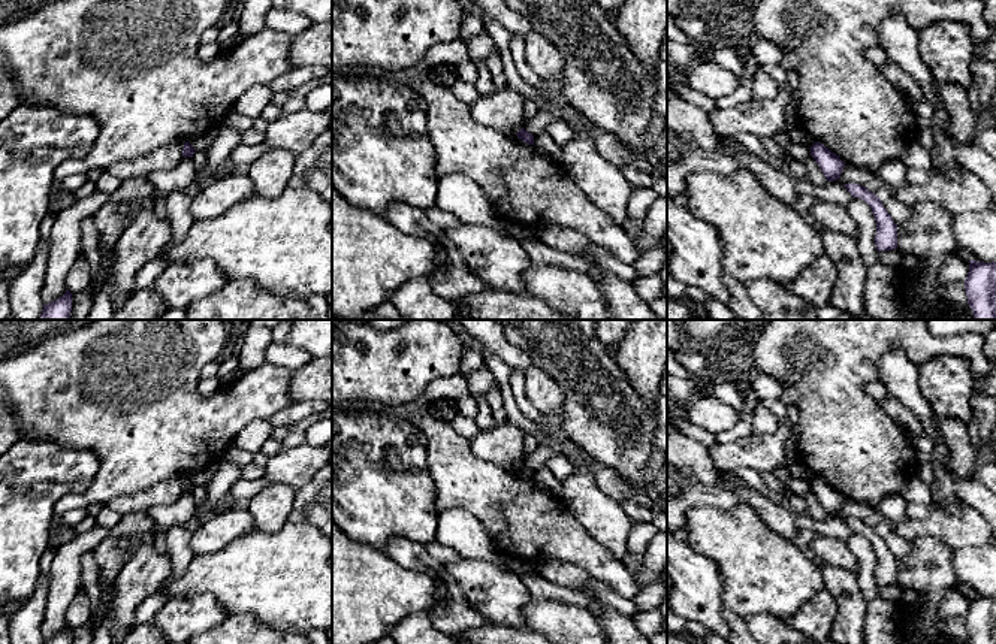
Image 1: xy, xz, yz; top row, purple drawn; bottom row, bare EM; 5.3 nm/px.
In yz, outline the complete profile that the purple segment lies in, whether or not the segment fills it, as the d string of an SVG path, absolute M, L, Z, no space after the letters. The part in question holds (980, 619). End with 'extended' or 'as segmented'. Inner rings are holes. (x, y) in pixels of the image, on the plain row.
M969 595L965 625L971 644L996 644L996 596Z | as segmented

